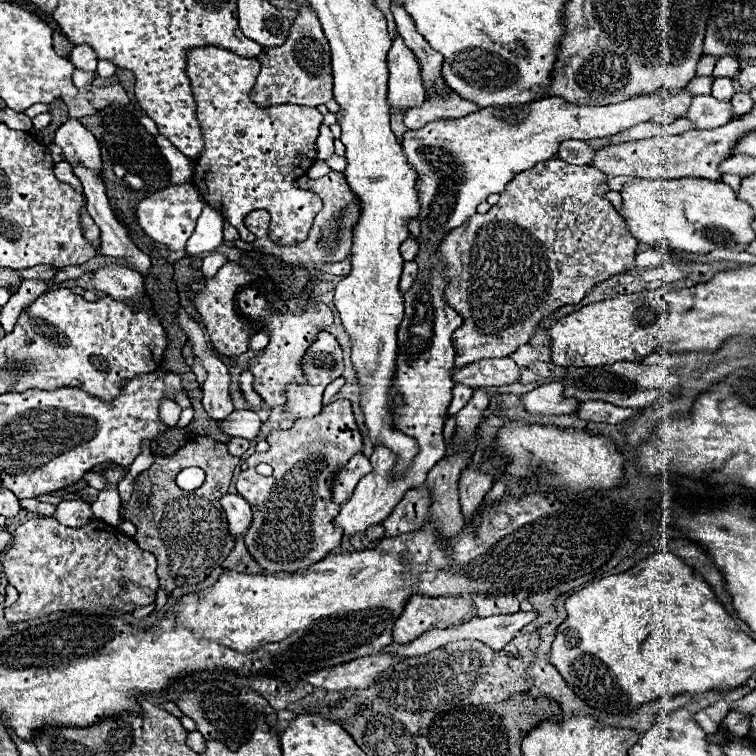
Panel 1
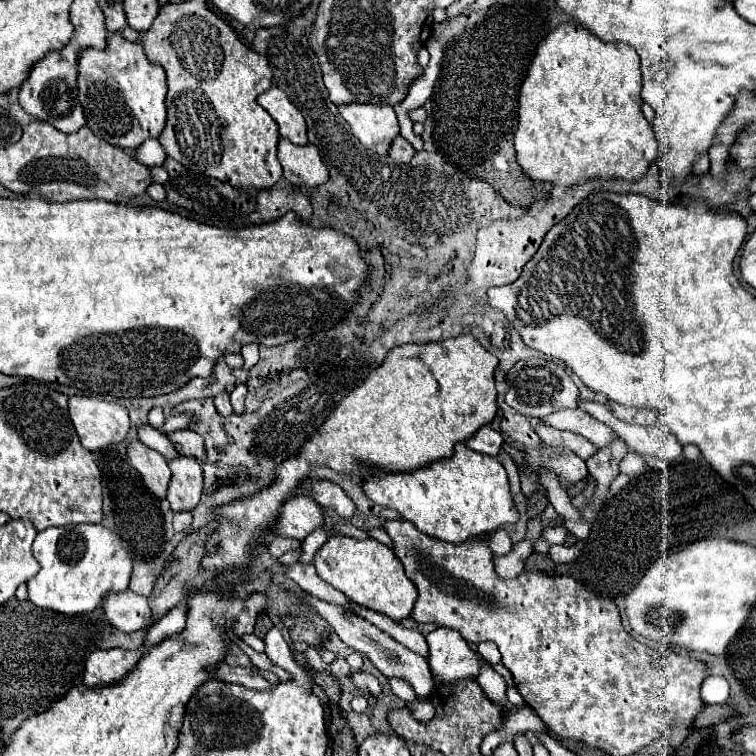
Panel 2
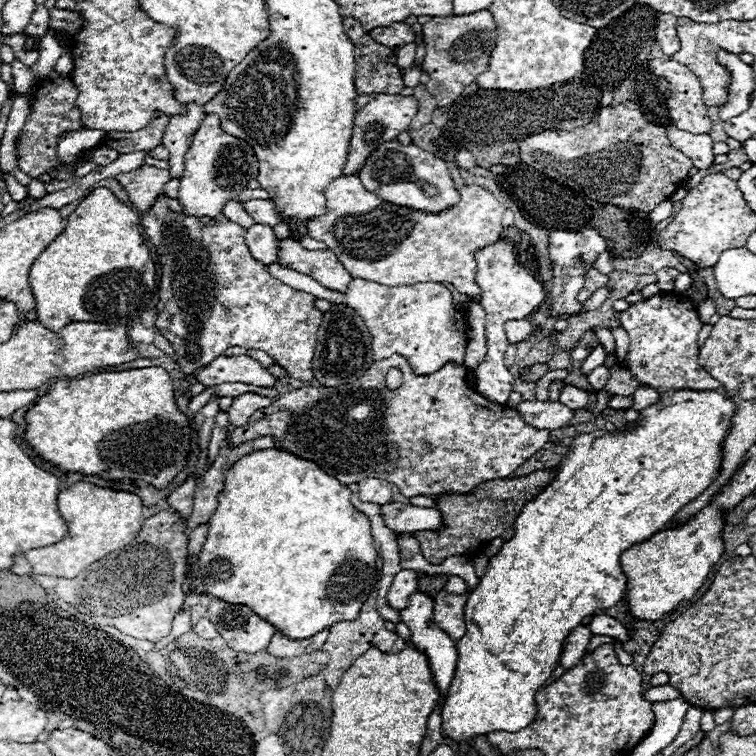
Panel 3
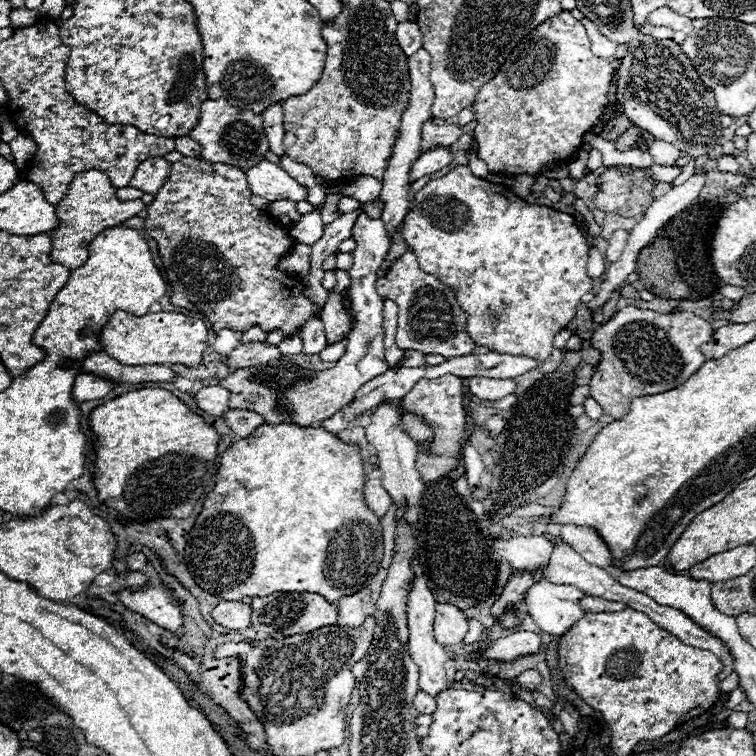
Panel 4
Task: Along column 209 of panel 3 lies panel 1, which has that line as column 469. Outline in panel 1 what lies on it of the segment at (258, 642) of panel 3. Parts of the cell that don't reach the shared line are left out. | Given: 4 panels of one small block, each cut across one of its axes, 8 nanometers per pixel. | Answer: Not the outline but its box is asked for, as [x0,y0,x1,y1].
[394,596,474,640]

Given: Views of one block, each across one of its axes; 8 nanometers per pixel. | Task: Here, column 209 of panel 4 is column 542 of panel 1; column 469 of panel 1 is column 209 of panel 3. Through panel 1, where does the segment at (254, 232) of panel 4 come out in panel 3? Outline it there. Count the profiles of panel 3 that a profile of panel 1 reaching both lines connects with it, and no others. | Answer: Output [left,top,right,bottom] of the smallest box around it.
[142,194,324,382]

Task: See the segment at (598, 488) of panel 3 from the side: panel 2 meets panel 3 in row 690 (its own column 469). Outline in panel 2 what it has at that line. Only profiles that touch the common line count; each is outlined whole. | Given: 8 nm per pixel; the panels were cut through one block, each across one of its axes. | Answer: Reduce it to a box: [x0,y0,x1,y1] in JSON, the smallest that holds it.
[360,444,518,542]

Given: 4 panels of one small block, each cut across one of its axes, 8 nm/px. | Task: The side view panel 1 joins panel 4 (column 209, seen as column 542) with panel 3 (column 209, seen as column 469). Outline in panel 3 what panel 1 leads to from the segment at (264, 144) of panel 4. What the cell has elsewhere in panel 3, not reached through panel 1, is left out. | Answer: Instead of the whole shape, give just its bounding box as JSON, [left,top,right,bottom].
[178,114,258,218]

